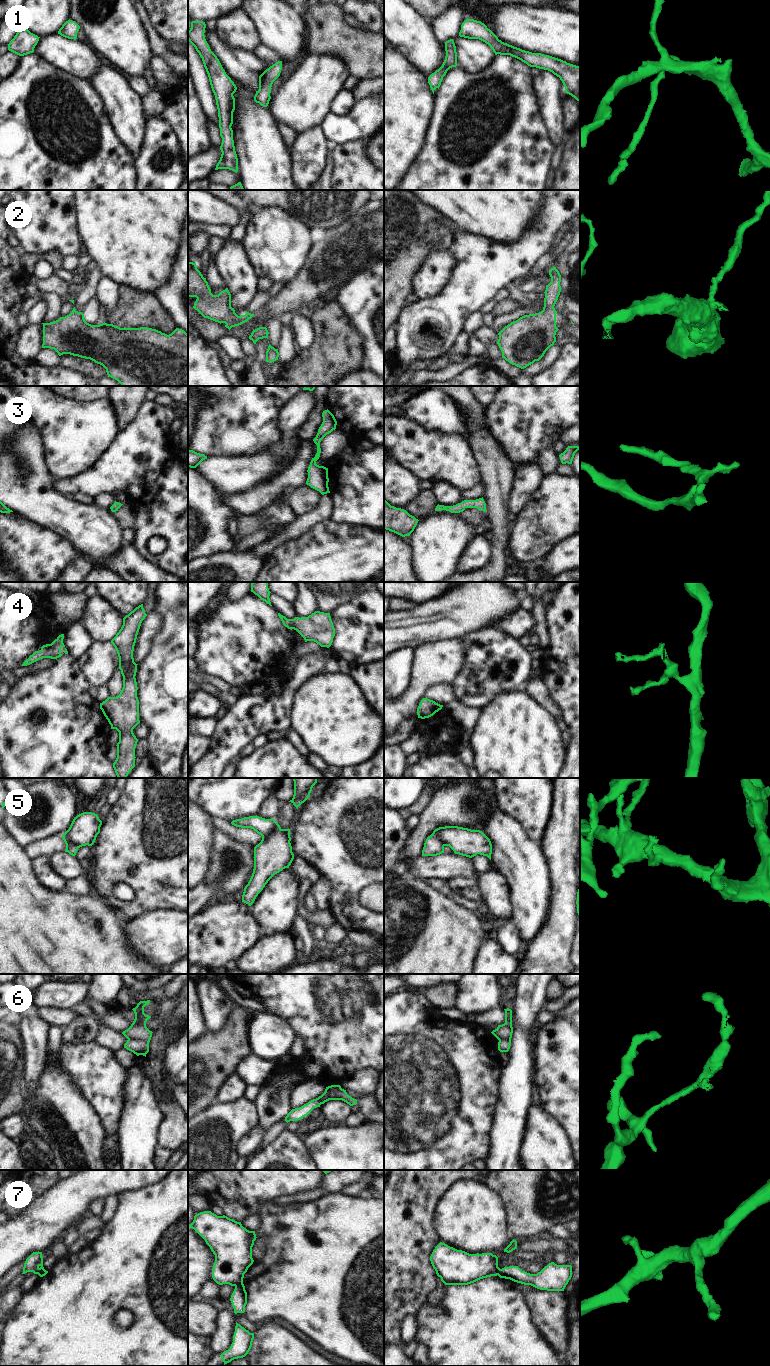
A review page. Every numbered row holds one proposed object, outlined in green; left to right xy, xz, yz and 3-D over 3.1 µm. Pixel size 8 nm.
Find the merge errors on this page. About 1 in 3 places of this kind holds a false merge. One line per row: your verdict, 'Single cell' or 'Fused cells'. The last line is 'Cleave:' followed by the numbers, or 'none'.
1: Single cell
2: Single cell
3: Single cell
4: Single cell
5: Fused cells
6: Fused cells
7: Fused cells
Cleave: 5, 6, 7.

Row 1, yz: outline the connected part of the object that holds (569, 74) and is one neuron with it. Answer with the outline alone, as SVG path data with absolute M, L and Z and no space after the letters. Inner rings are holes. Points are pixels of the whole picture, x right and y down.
M466 19L459 32L460 37L468 39L479 39L490 46L495 55L510 55L530 67L536 67L552 72L562 81L565 92L580 102L580 67L567 63L561 59L532 53L502 42L481 21Z

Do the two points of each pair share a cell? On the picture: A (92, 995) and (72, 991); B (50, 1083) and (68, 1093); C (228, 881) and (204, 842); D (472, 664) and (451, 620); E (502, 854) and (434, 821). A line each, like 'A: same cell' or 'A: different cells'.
A: different cells
B: same cell
C: different cells
D: different cells
E: different cells

